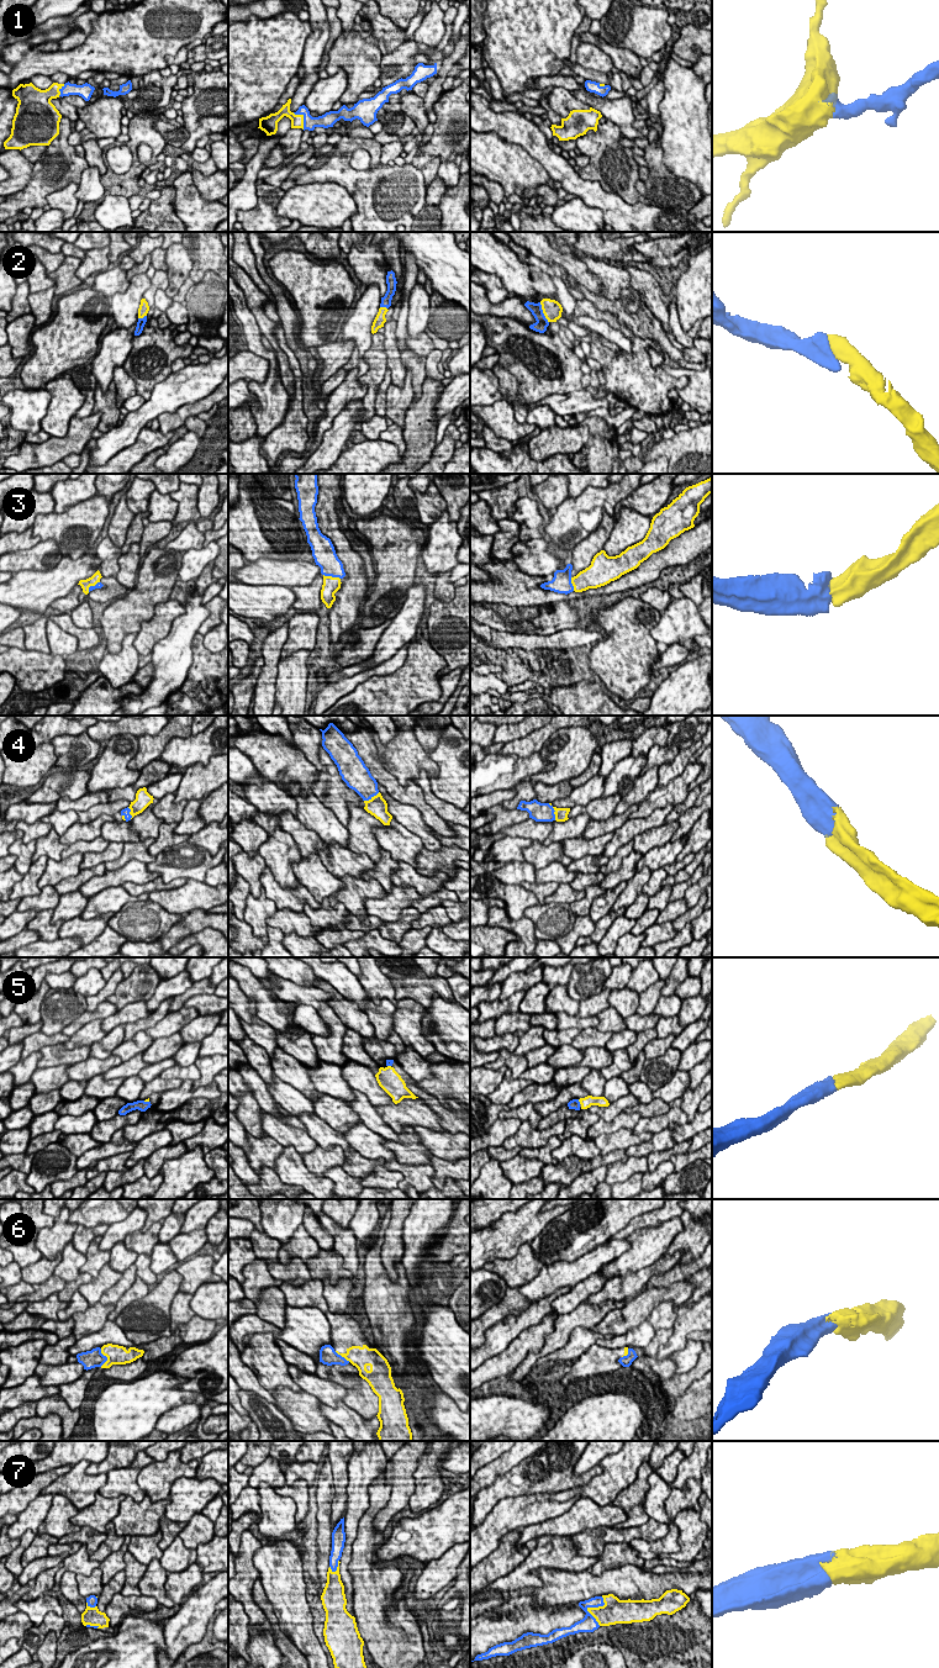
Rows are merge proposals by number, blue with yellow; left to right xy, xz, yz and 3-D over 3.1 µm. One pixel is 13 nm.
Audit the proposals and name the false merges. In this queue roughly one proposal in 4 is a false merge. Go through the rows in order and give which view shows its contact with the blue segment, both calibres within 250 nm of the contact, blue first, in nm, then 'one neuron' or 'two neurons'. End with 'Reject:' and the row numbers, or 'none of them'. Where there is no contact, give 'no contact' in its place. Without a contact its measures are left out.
1: xz | 170/160 nm | one neuron
2: yz | 160/240 nm | one neuron
3: xz | 280/220 nm | one neuron
4: xz | 300/260 nm | one neuron
5: yz | 130/140 nm | one neuron
6: xy | 240/260 nm | two neurons
7: yz | 220/280 nm | one neuron
Reject: 6

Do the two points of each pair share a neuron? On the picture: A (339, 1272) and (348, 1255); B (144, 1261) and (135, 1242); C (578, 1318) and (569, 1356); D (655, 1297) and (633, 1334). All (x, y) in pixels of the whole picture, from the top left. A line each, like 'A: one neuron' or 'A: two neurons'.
A: two neurons
B: two neurons
C: two neurons
D: two neurons

